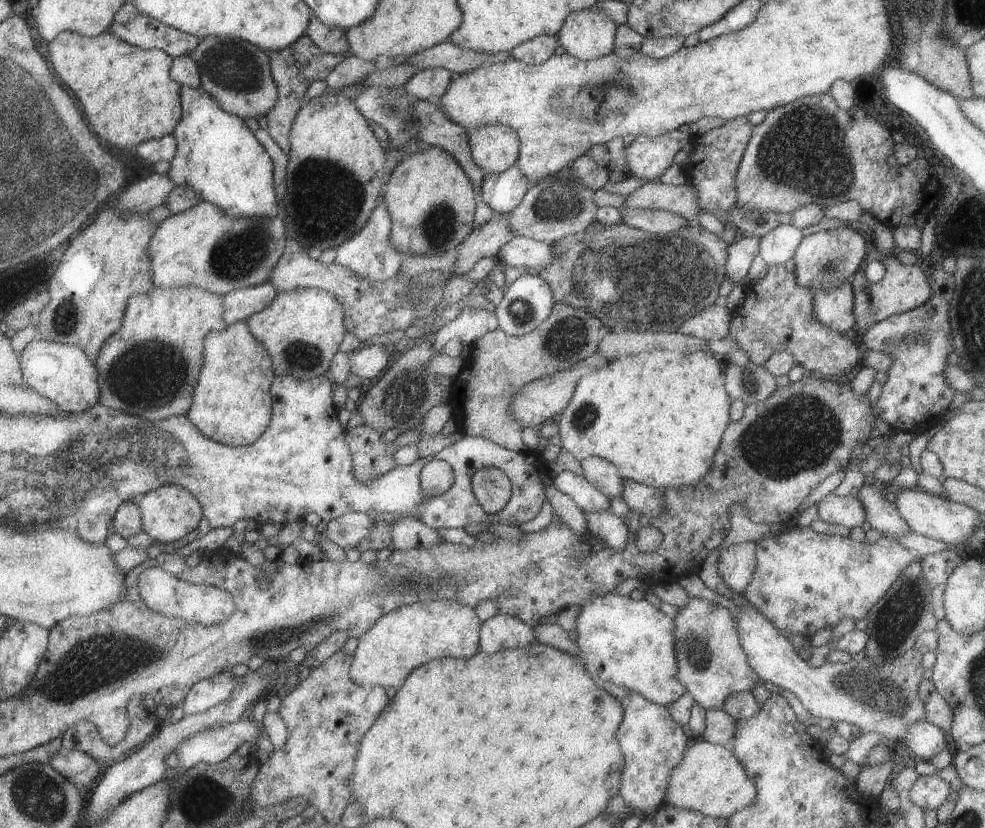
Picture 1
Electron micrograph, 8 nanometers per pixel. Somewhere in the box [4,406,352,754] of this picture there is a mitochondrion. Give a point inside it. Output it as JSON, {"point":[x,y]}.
{"point":[99,661]}

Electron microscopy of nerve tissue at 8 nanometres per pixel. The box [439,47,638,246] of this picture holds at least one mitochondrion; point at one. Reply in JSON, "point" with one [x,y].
{"point":[563,200]}

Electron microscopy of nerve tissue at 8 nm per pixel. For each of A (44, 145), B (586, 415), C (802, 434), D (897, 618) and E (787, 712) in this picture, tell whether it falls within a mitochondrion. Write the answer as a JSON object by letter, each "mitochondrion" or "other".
{"A":"mitochondrion","B":"mitochondrion","C":"mitochondrion","D":"mitochondrion","E":"other"}

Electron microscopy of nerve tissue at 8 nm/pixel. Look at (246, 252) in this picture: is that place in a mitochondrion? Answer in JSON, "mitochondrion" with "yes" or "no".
{"mitochondrion":"yes"}

